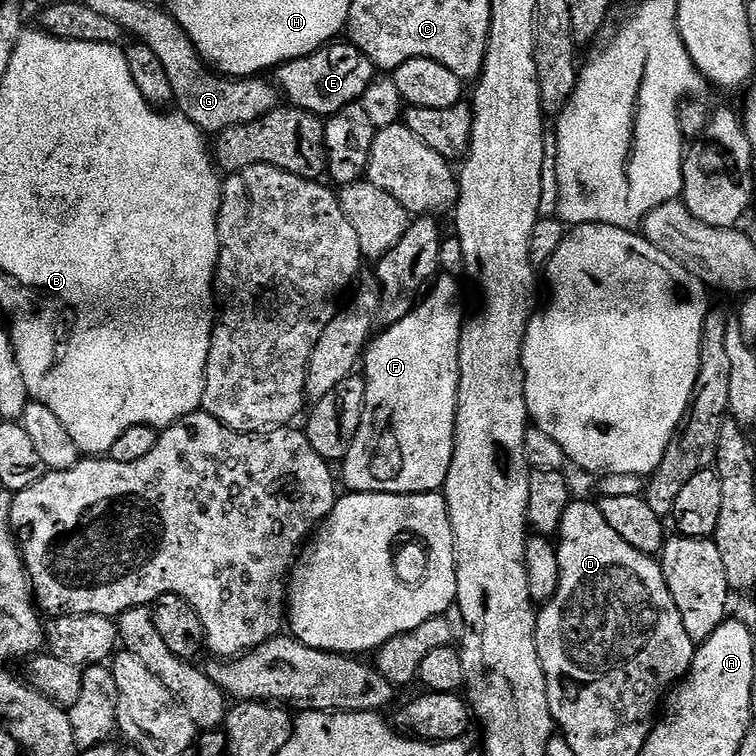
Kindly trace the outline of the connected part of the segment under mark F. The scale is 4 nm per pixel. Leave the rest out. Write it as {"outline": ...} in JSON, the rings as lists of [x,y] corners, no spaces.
{"outline":[[[437,275],[426,295],[412,311],[391,321],[385,332],[377,331],[364,349],[362,375],[366,402],[358,434],[342,461],[342,484],[343,487],[345,484],[345,489],[354,492],[389,492],[392,496],[412,496],[416,492],[440,492],[443,489],[454,450],[456,397],[460,394],[458,358],[466,323],[460,283],[457,277]]]}

